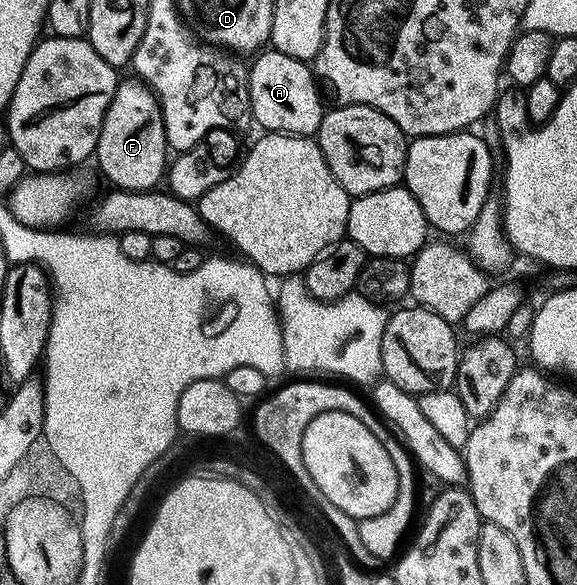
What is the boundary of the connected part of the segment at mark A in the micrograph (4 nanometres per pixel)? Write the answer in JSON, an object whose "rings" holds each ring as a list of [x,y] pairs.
{"rings":[[[274,48],[264,49],[256,53],[254,58],[255,63],[250,63],[247,71],[252,119],[256,123],[259,121],[264,126],[262,129],[267,132],[300,136],[318,135],[325,105],[323,106],[321,87],[312,67],[293,56],[285,56],[285,52]]]}

